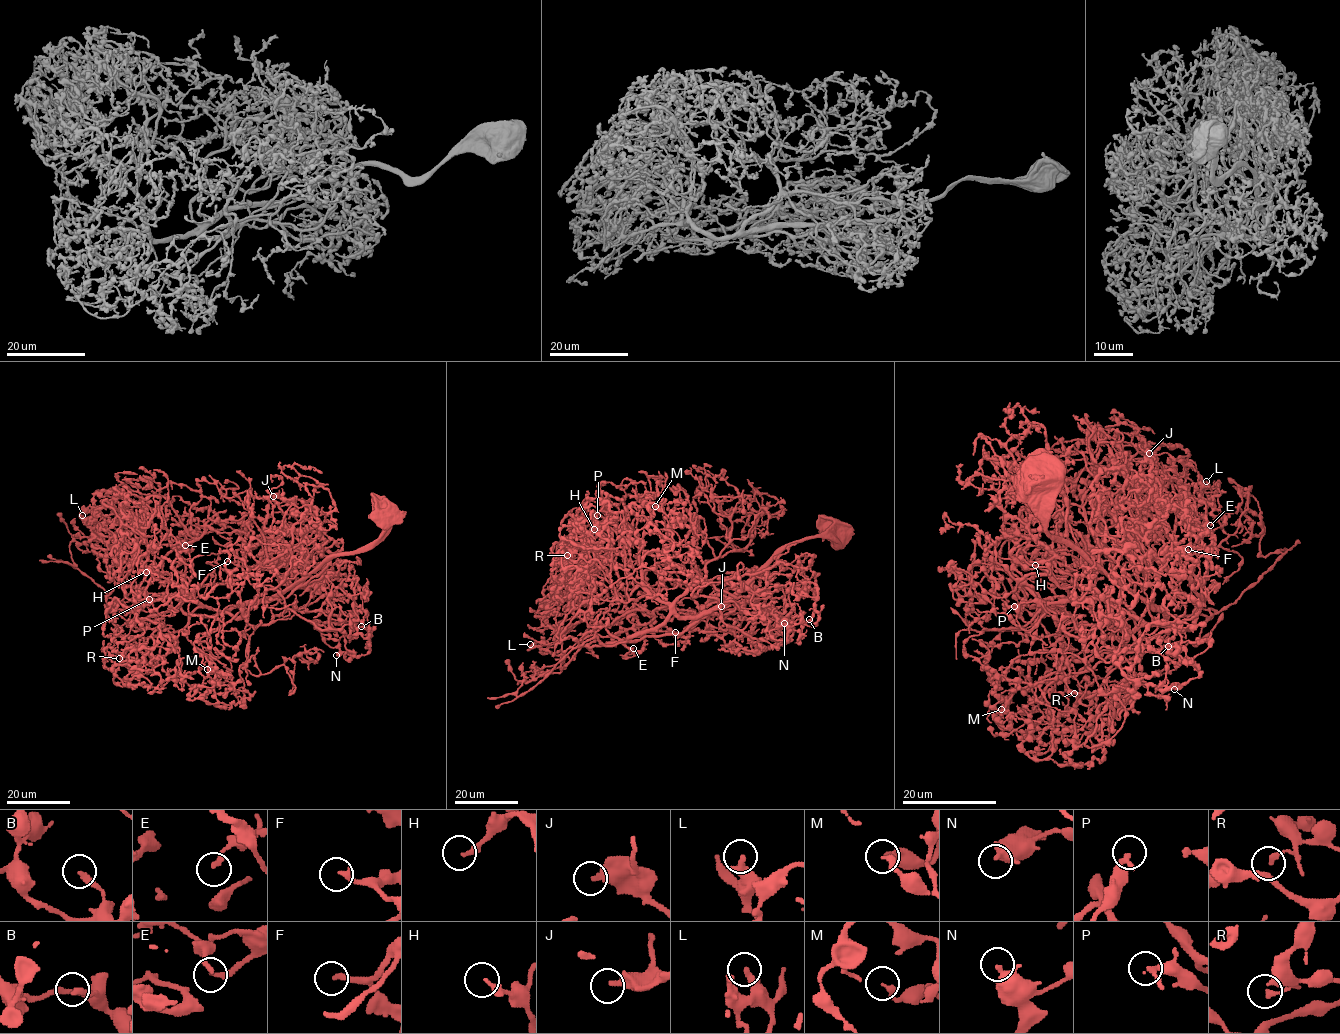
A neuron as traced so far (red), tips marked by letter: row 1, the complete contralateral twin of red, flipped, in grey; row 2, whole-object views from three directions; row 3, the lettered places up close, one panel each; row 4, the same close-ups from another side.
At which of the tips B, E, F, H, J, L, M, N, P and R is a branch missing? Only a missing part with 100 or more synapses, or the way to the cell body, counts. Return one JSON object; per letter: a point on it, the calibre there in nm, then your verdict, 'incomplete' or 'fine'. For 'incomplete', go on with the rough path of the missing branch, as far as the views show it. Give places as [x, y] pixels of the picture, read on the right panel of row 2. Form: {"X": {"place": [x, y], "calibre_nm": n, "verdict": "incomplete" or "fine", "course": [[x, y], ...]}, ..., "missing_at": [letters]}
{"B": {"place": [1168, 646], "calibre_nm": 260, "verdict": "fine"}, "E": {"place": [1210, 525], "calibre_nm": 150, "verdict": "fine"}, "F": {"place": [1188, 549], "calibre_nm": 220, "verdict": "incomplete", "course": [[1188, 549], [1171, 525], [1191, 513], [1189, 509]]}, "H": {"place": [1035, 565], "calibre_nm": 220, "verdict": "fine"}, "J": {"place": [1149, 453], "calibre_nm": 360, "verdict": "fine"}, "L": {"place": [1206, 481], "calibre_nm": 320, "verdict": "fine"}, "M": {"place": [1001, 709], "calibre_nm": 220, "verdict": "fine"}, "N": {"place": [1174, 689], "calibre_nm": 280, "verdict": "fine"}, "P": {"place": [1014, 606], "calibre_nm": 320, "verdict": "fine"}, "R": {"place": [1074, 693], "calibre_nm": 140, "verdict": "fine"}, "missing_at": ["F"]}

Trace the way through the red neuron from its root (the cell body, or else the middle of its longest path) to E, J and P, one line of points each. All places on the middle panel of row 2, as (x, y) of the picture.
E: (841, 533), (782, 546), (695, 616), (589, 644), (632, 628), (625, 657), (633, 648)
J: (841, 533), (785, 544), (722, 603), (629, 637), (680, 634), (764, 600), (721, 606)
P: (841, 533), (782, 546), (722, 603), (679, 616), (645, 586), (638, 543), (597, 515)

